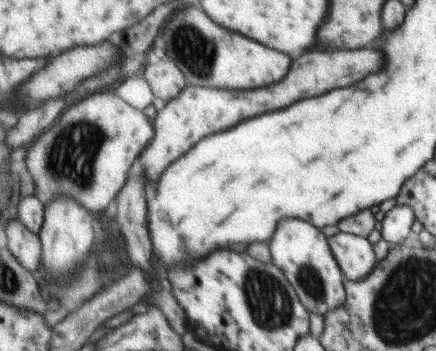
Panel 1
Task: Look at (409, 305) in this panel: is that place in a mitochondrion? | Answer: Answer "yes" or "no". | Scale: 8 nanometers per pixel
yes

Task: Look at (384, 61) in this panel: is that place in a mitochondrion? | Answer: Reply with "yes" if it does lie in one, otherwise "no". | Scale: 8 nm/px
no

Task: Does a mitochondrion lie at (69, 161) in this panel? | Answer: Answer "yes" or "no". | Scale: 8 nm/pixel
yes

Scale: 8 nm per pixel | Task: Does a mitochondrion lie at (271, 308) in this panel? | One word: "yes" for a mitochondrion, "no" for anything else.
yes

